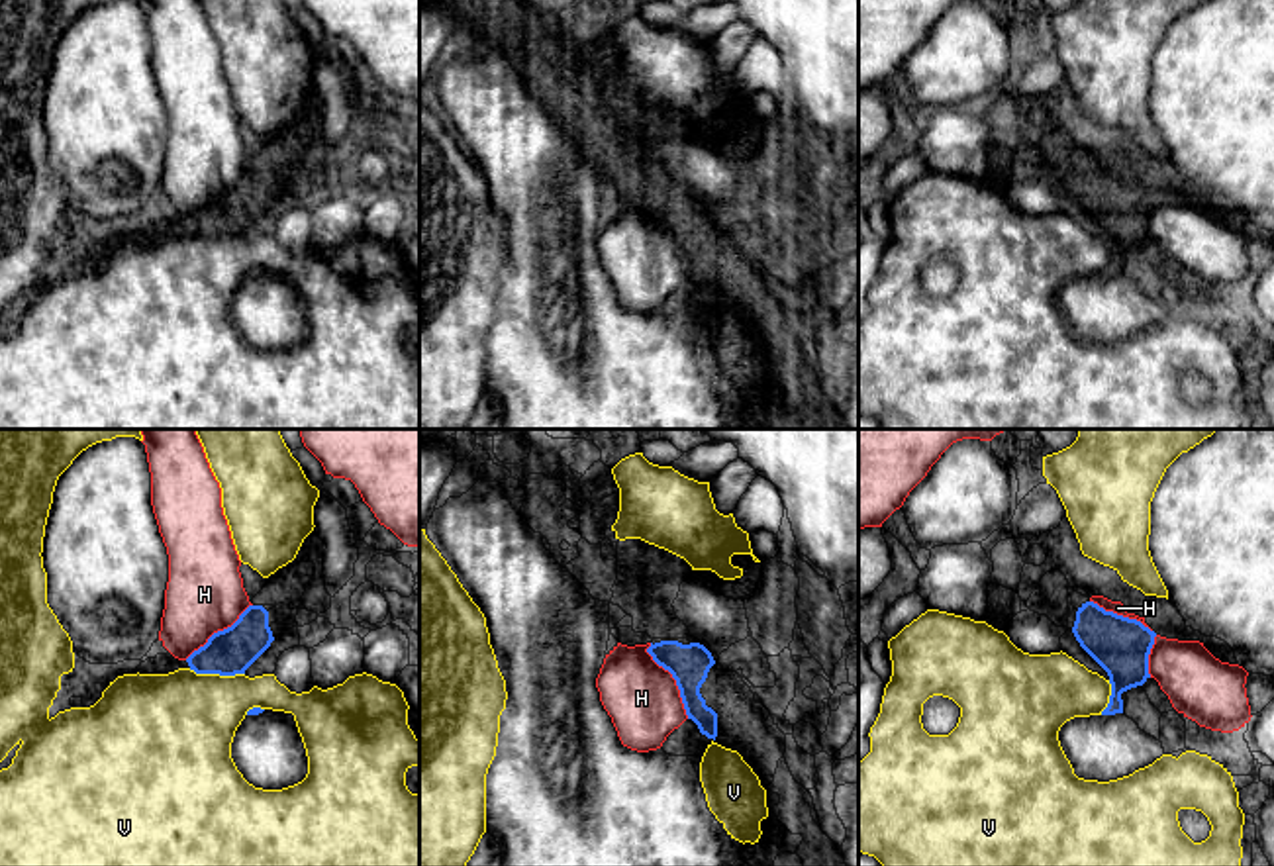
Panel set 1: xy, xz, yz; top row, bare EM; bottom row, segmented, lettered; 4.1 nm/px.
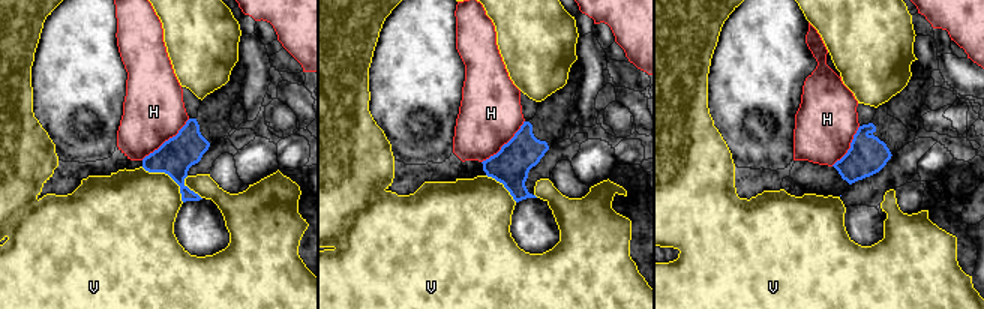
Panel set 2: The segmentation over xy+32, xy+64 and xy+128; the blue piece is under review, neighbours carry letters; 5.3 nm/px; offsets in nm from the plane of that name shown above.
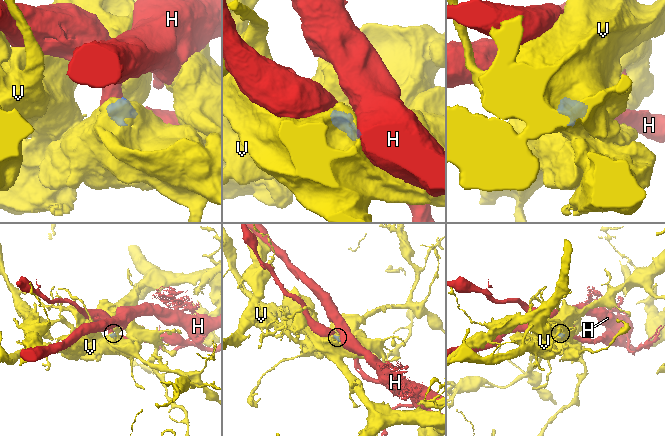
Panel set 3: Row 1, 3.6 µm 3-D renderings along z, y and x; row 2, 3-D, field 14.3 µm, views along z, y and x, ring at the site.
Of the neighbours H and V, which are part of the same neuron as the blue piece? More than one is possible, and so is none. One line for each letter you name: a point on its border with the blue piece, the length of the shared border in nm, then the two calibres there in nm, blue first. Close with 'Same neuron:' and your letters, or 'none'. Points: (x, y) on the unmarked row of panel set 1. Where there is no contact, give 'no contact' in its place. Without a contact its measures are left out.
Same neuron: none

